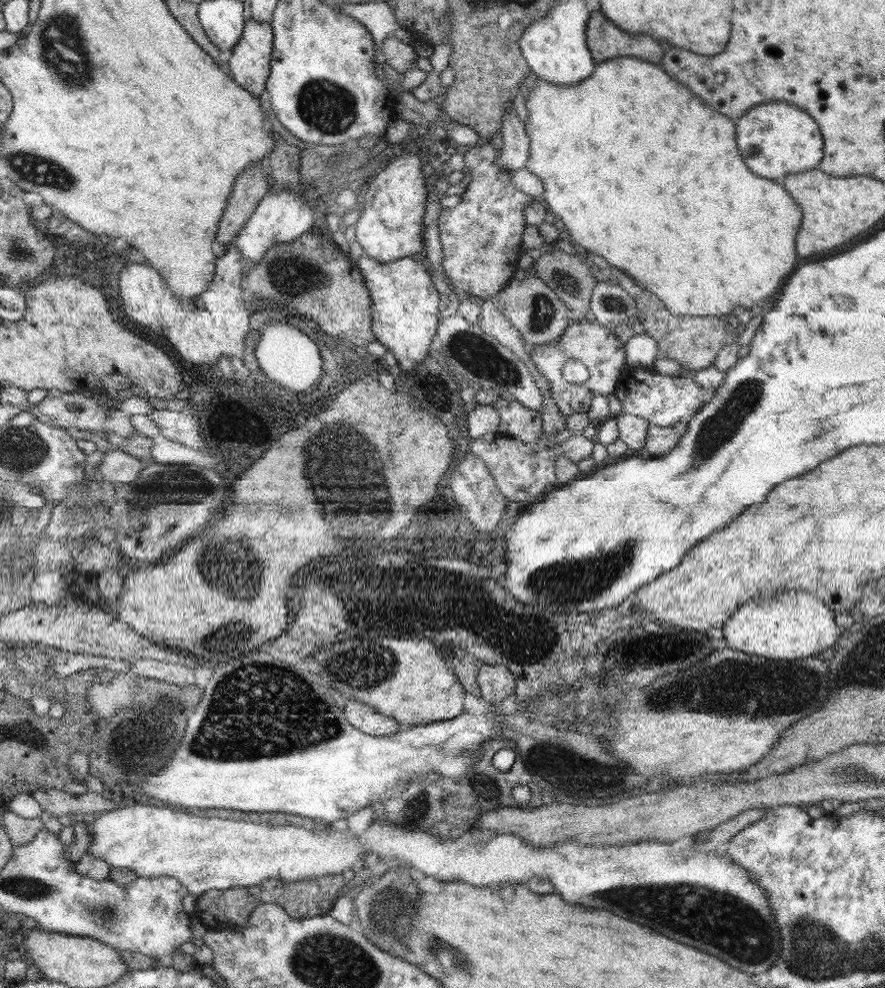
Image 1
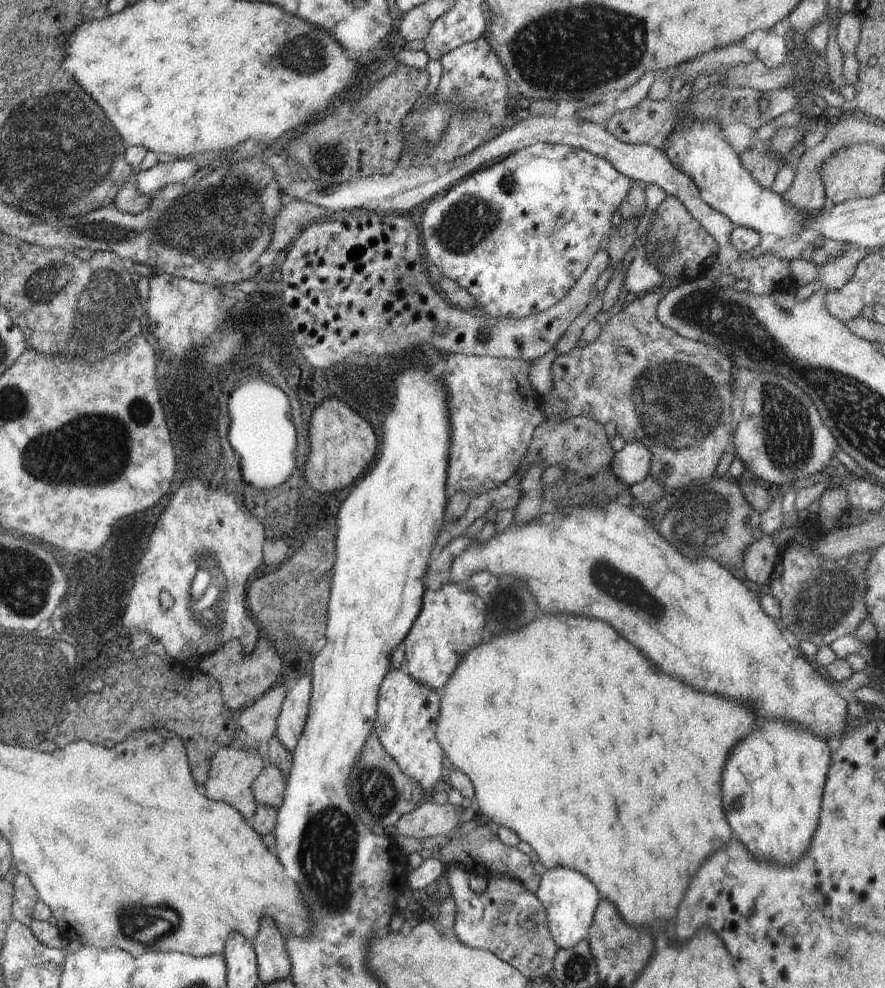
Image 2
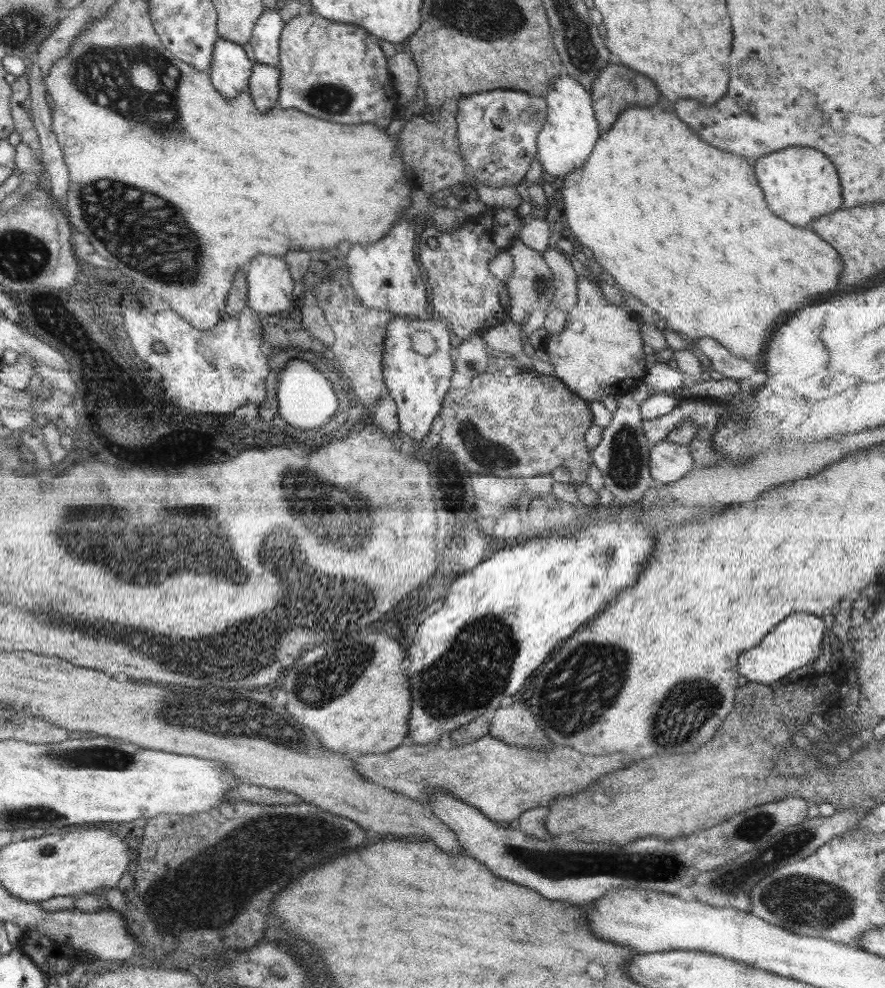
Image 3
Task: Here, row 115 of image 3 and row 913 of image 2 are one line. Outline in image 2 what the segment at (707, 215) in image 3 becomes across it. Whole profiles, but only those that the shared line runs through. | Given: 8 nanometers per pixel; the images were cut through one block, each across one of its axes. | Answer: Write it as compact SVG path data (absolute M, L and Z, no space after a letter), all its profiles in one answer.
M544 614L542 618L536 618L534 622L522 626L522 628L515 629L508 633L500 633L498 635L489 635L485 640L482 640L481 644L470 648L469 652L463 657L463 660L456 666L454 673L450 676L450 679L446 682L446 685L440 690L439 701L439 718L437 721L437 728L435 731L435 738L444 755L446 757L446 763L461 772L464 772L468 779L472 782L475 799L474 806L478 812L479 818L486 821L493 821L505 828L510 828L518 837L520 841L526 842L532 848L532 856L534 859L539 860L544 868L568 868L568 870L574 870L574 872L580 872L582 876L586 876L598 890L600 894L600 900L608 900L612 902L614 906L620 912L622 920L626 920L628 924L636 924L638 928L644 924L644 928L652 928L654 922L658 920L668 920L676 914L676 908L680 904L680 900L684 900L684 892L688 890L688 884L690 880L696 876L698 868L716 852L720 850L722 846L726 846L732 837L734 836L733 830L730 828L728 821L726 820L724 811L720 808L720 774L722 774L722 766L726 764L726 758L728 758L728 752L732 751L732 748L743 739L746 739L752 732L756 722L758 722L757 712L746 703L738 701L737 699L730 699L729 697L718 696L718 694L706 694L706 692L700 692L700 690L694 690L692 686L684 684L682 680L676 680L668 674L664 674L660 668L656 668L640 650L636 650L636 646L632 646L628 640L624 640L610 624L602 622L598 618L584 618L584 616L572 616L572 614Z

